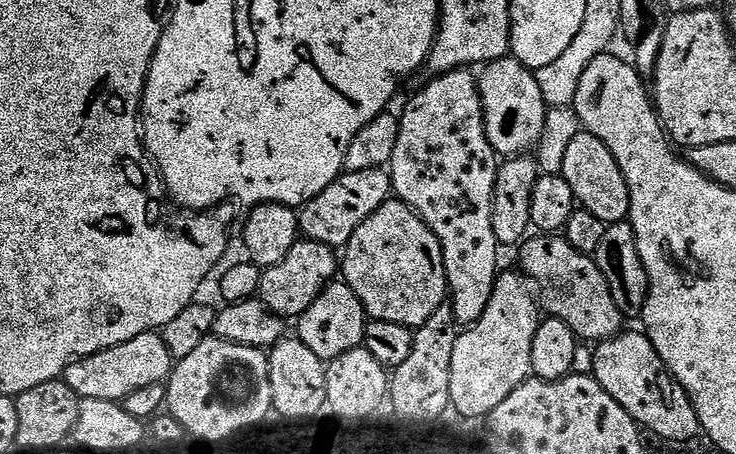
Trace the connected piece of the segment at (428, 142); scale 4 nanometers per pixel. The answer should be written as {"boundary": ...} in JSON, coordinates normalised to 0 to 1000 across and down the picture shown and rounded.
{"boundary":[[[626,154],[583,174],[583,185],[550,233],[549,256],[542,258],[541,322],[535,322],[530,363],[537,438],[567,467],[601,542],[614,689],[625,718],[647,714],[649,700],[660,692],[660,674],[666,674],[666,656],[674,637],[682,557],[667,487],[677,346],[660,304],[652,189],[648,170],[641,165],[640,156]]]}

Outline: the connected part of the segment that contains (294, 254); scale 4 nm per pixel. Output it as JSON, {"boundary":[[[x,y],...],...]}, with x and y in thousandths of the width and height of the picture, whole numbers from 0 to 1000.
{"boundary":[[[404,526],[402,540],[378,577],[378,586],[357,593],[353,604],[353,641],[351,659],[361,672],[374,696],[405,700],[416,683],[421,683],[421,665],[438,648],[443,628],[452,623],[459,599],[459,564],[438,533]]]}

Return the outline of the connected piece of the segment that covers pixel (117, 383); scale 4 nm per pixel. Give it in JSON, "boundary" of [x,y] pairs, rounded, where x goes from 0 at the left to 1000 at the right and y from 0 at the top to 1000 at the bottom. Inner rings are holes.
{"boundary":[[[216,729],[188,736],[166,762],[139,771],[126,784],[115,784],[94,802],[84,830],[105,868],[115,881],[156,881],[167,885],[171,868],[193,850],[223,846],[232,828],[236,795]]]}

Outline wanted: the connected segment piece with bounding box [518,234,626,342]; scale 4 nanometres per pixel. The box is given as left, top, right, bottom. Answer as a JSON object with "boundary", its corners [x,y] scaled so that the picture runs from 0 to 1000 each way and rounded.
{"boundary":[[[761,515],[724,518],[711,531],[707,551],[705,597],[745,650],[746,698],[769,709],[777,733],[793,753],[833,749],[842,738],[851,698],[840,683],[834,648],[829,648],[829,630],[806,566],[780,551]]]}

